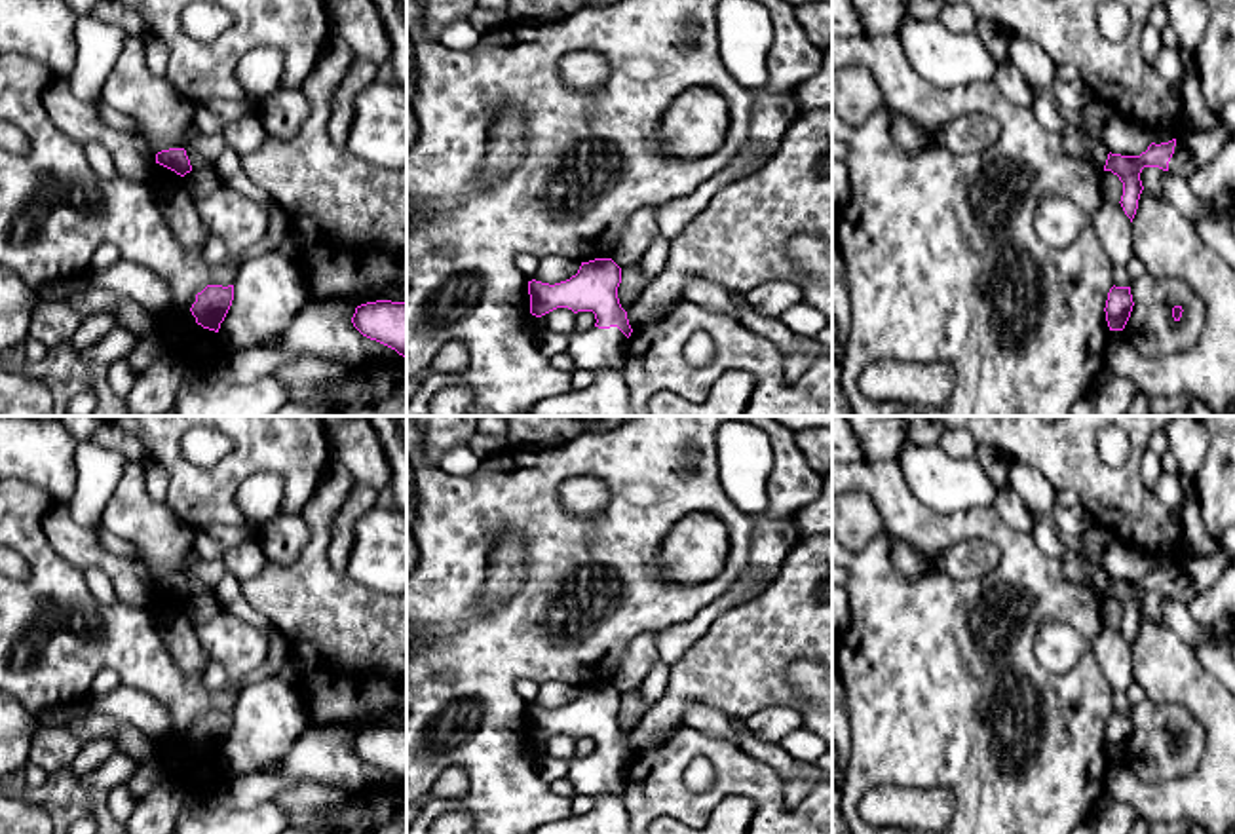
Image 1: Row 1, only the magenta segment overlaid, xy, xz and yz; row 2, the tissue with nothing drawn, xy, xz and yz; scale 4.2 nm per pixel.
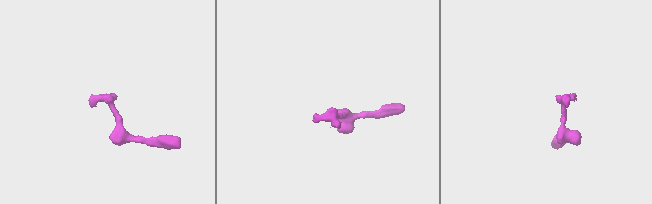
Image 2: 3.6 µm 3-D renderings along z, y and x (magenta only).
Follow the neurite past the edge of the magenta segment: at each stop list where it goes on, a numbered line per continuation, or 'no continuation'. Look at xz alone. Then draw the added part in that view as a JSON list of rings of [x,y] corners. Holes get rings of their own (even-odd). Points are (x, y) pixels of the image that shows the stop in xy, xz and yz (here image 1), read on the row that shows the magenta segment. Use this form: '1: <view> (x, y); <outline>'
1: xz (597, 348); [[[618,329],[574,331],[566,353],[576,370],[625,369],[627,336]]]

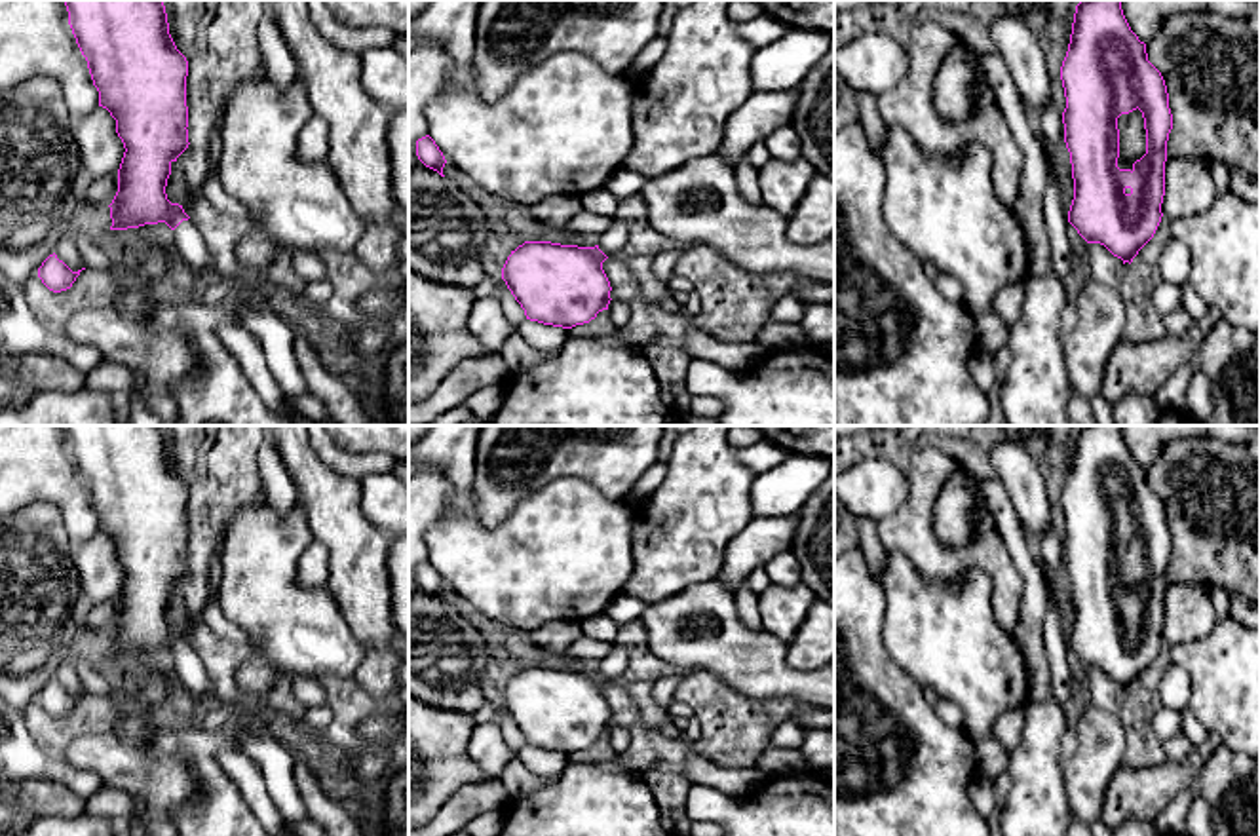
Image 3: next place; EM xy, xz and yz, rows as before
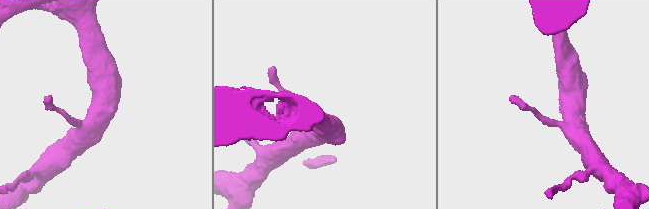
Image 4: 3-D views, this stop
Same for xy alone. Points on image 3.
1: xy (189, 244); [[[192,218],[182,220],[173,230],[173,238],[177,255],[182,256],[192,270],[200,274],[211,266],[209,249]]]

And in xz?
1: xz (610, 242); [[[620,213],[612,226],[601,234],[599,238],[599,249],[606,256],[618,256],[621,255],[621,249],[625,247],[629,238],[629,222],[625,220],[623,213]]]

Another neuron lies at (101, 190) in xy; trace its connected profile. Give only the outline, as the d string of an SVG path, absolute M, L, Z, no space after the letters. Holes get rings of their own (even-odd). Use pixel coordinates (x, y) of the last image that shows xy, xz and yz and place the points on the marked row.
M118 169L95 180L82 182L80 192L91 205L110 205L118 192Z

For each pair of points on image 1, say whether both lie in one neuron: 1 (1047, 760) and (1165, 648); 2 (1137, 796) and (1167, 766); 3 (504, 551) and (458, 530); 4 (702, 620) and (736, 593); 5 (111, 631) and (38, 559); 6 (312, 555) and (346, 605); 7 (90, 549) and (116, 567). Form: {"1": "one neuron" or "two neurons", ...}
{"1": "two neurons", "2": "two neurons", "3": "two neurons", "4": "one neuron", "5": "one neuron", "6": "one neuron", "7": "one neuron"}

